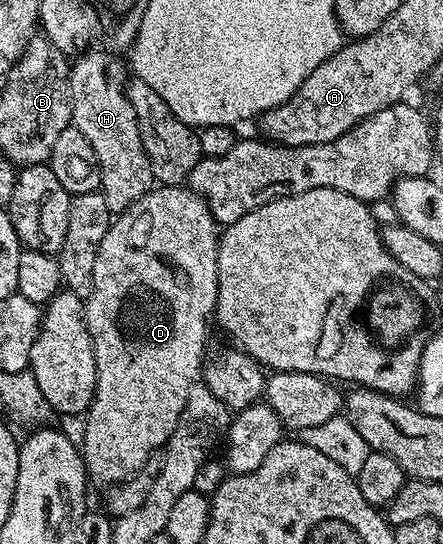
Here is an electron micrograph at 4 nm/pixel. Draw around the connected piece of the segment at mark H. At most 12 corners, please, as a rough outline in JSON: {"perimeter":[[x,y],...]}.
{"perimeter":[[96,49],[68,72],[71,126],[90,141],[114,213],[154,180],[126,63]]}

